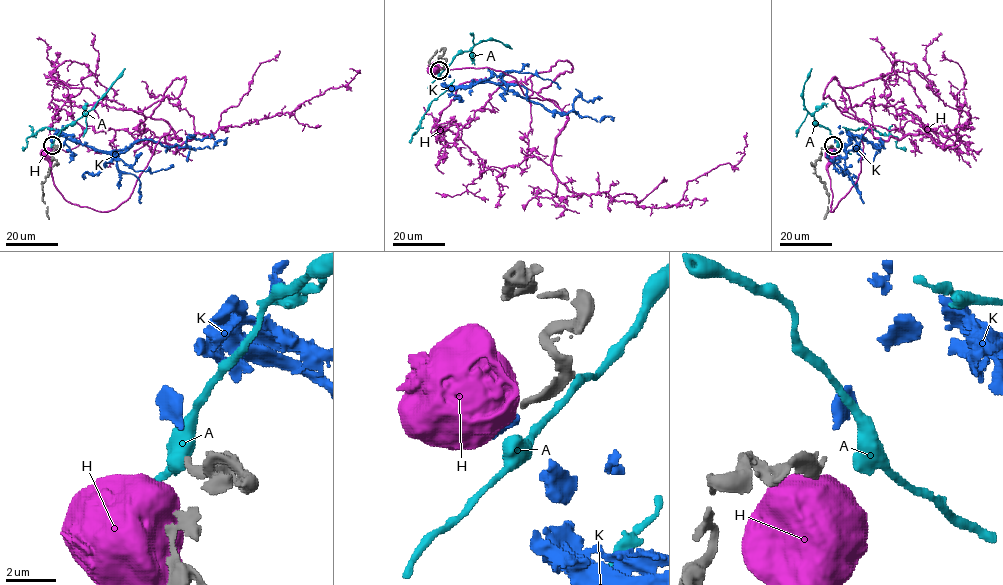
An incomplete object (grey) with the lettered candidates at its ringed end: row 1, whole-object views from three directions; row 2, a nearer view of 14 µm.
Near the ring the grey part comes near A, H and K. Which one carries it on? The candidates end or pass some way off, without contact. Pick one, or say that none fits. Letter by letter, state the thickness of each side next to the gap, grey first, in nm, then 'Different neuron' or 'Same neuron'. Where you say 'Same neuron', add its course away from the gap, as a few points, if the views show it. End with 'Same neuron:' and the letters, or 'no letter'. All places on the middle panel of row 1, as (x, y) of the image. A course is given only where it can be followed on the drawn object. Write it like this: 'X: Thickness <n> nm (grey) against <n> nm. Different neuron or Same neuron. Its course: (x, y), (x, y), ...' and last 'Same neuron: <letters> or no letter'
A: Thickness 280 nm (grey) against 700 nm. Different neuron
H: Thickness 280 nm (grey) against 900 nm. Different neuron
K: Thickness 280 nm (grey) against 360 nm. Same neuron. Its course: (439, 71), (451, 89), (494, 82), (551, 111), (576, 111), (599, 122), (610, 116), (612, 120)
Same neuron: K

